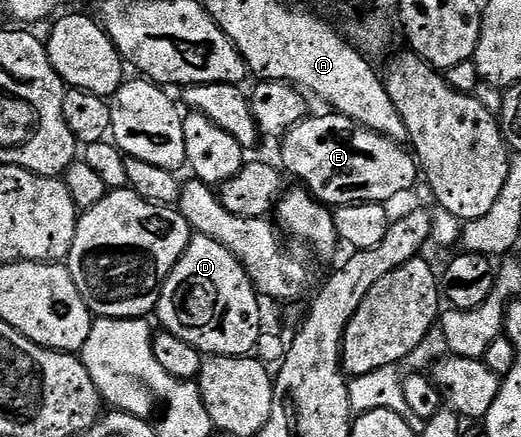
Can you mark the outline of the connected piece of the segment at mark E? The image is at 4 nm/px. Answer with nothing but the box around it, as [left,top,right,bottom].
[280,113,418,208]

